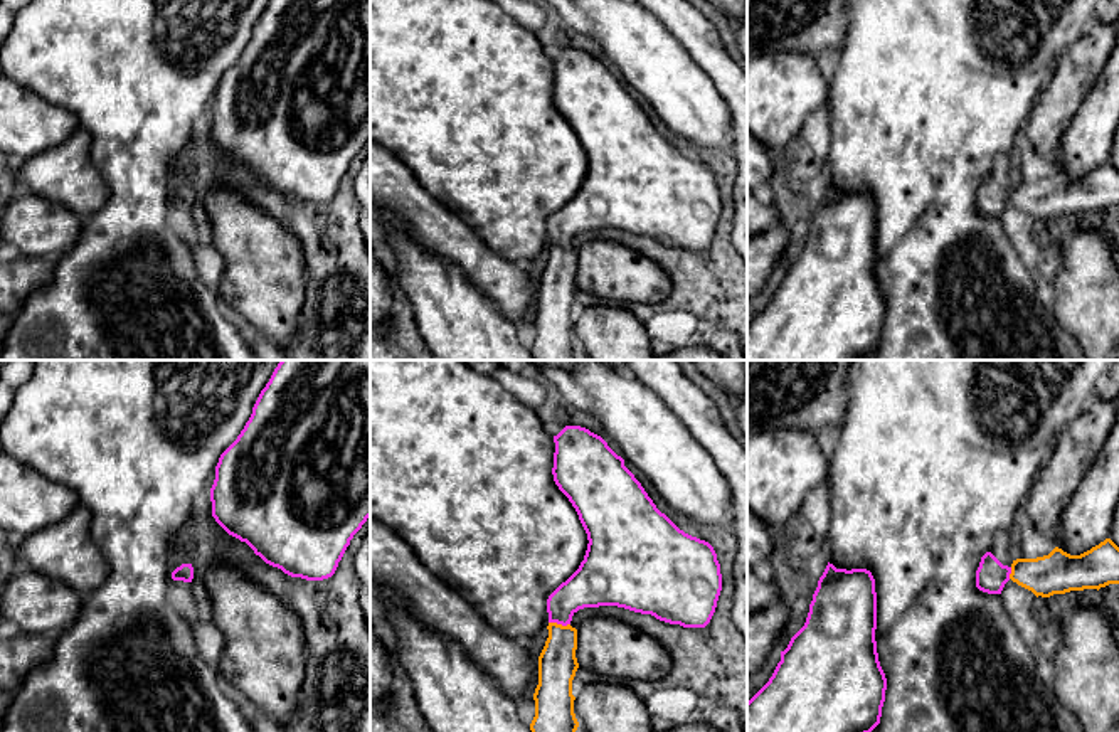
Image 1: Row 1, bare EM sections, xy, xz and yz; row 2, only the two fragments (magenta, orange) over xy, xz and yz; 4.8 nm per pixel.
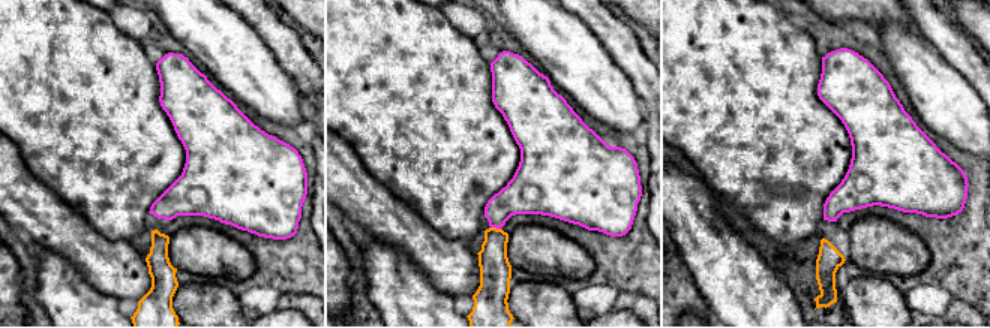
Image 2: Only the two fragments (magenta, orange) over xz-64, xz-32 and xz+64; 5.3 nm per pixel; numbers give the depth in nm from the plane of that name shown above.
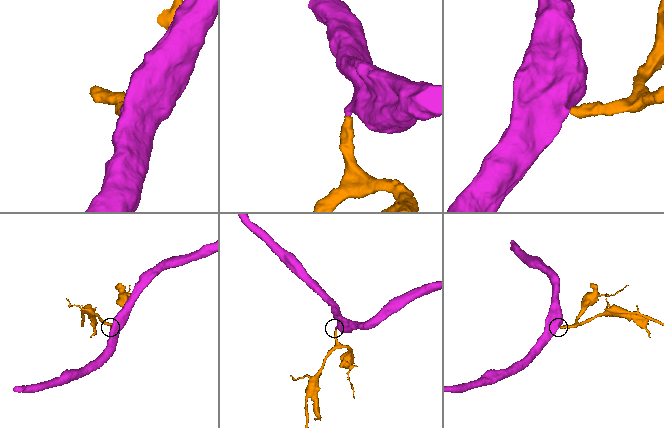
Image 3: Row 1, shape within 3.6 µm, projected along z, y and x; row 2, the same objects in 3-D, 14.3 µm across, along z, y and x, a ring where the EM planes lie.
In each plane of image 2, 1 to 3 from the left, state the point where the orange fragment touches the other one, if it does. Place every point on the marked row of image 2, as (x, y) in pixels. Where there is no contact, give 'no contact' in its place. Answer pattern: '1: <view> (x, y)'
1: no contact
2: xz-32 (495, 226)
3: no contact

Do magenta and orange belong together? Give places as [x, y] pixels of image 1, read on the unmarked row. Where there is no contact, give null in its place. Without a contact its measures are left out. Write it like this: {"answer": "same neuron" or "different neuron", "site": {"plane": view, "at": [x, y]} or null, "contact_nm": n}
{"answer": "same neuron", "site": {"plane": "xz", "at": [559, 246]}, "contact_nm": 110}

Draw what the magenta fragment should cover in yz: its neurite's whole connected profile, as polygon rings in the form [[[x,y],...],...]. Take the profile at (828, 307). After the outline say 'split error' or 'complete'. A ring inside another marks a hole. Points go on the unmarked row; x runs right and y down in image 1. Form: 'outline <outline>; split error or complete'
outline [[[828,185],[804,249],[781,274],[769,305],[747,325],[747,360],[863,360],[882,340],[887,301],[878,284],[875,202],[867,192],[836,192]]]; complete

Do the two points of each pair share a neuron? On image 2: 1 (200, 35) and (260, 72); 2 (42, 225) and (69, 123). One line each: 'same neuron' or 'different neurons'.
1: same neuron
2: different neurons

